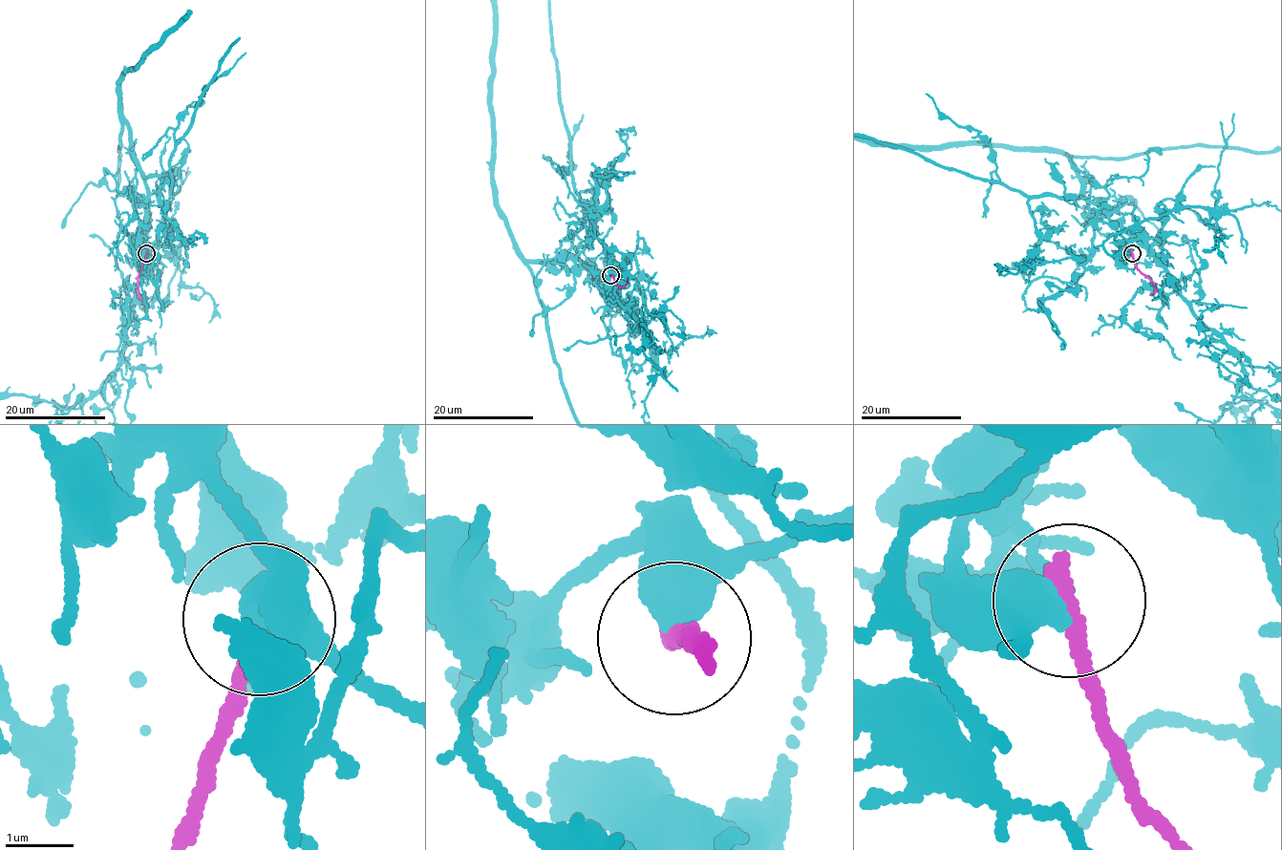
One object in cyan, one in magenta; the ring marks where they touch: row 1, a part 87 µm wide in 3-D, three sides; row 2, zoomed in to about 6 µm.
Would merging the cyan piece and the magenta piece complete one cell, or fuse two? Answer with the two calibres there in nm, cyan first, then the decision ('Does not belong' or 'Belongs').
Thickness 600 nm (cyan) against 280 nm. Does not belong

